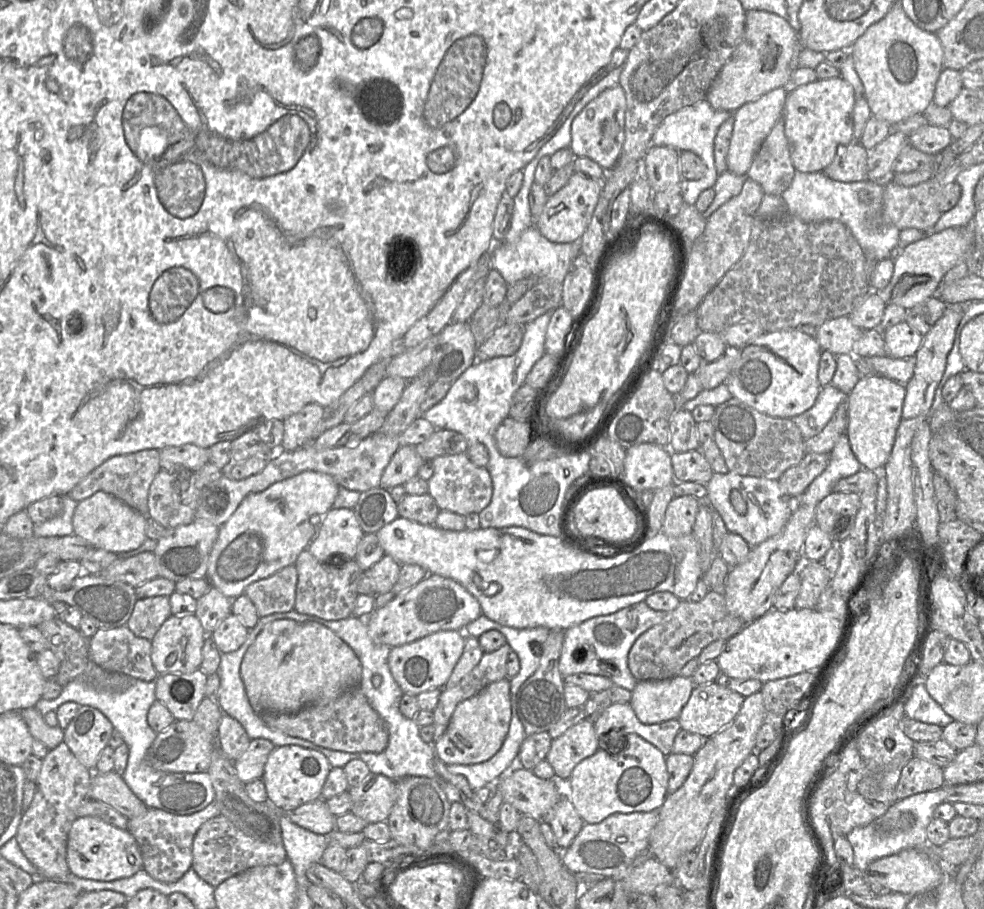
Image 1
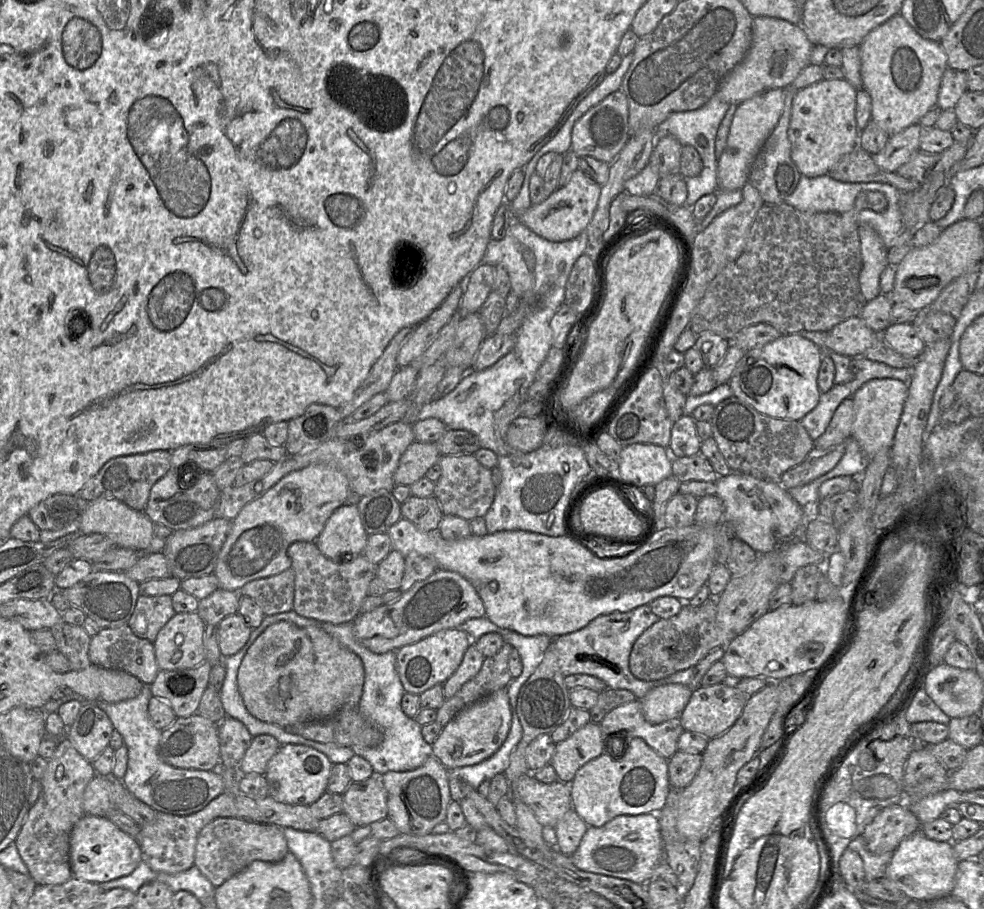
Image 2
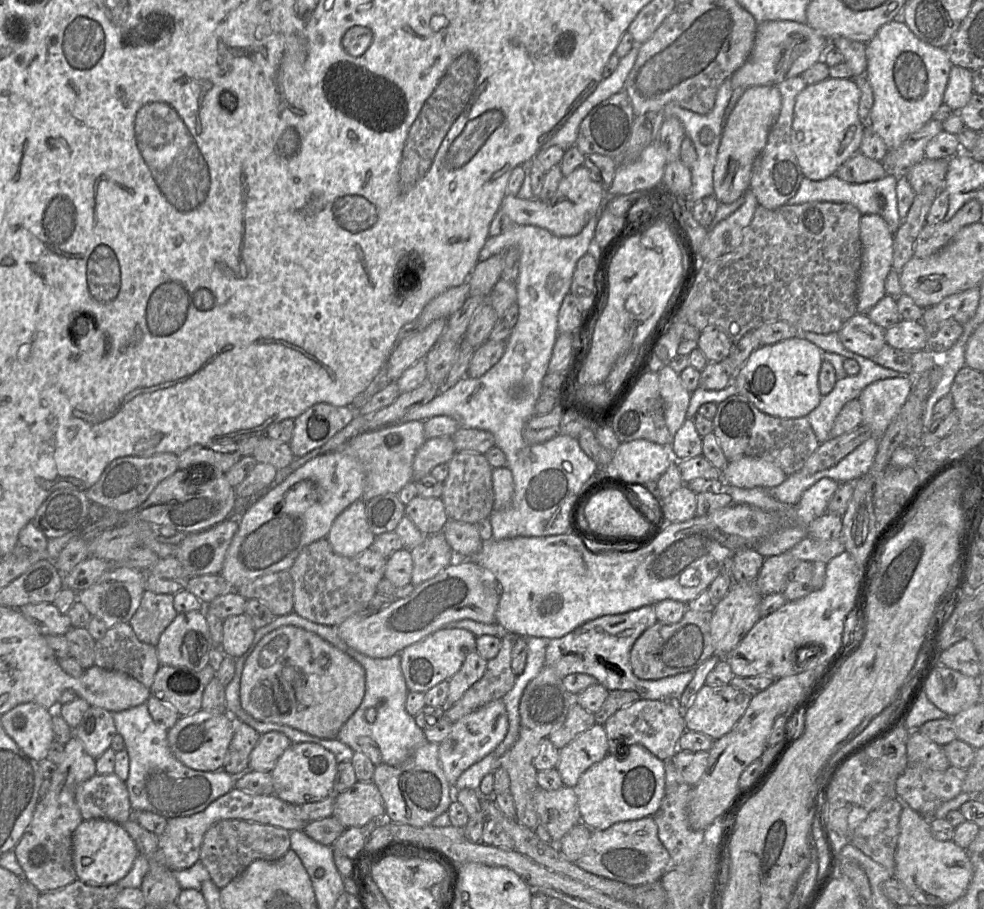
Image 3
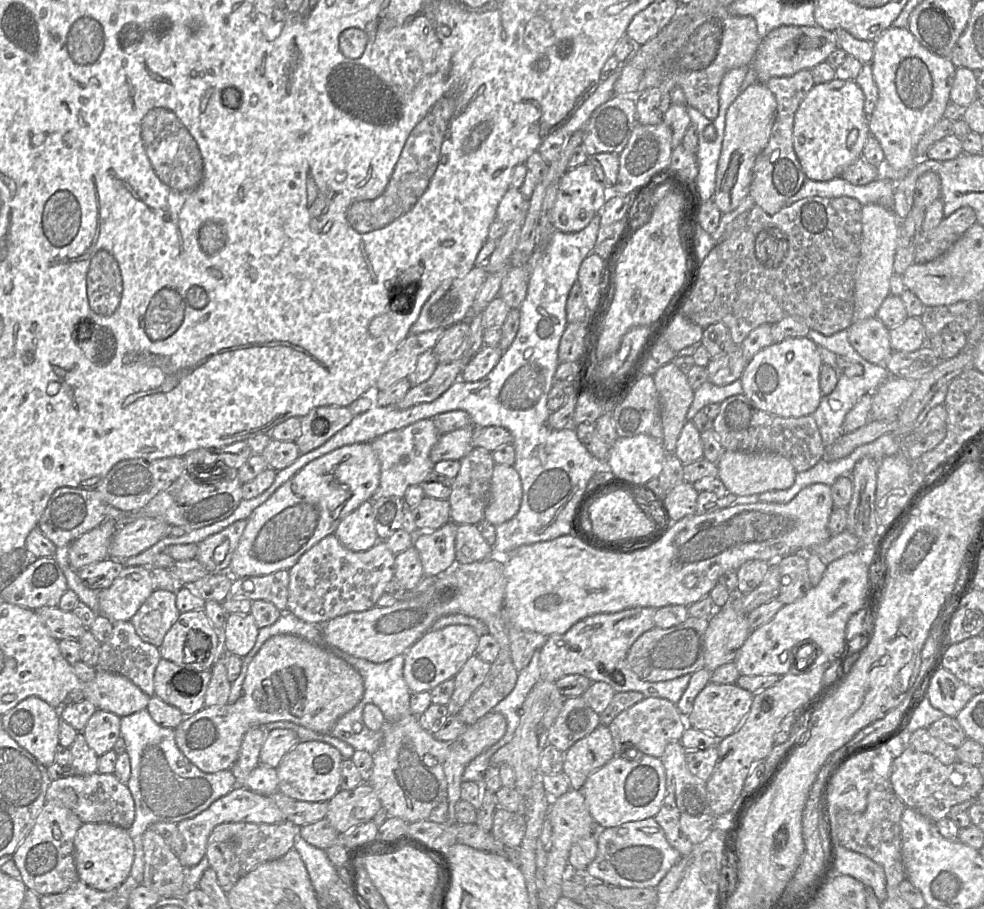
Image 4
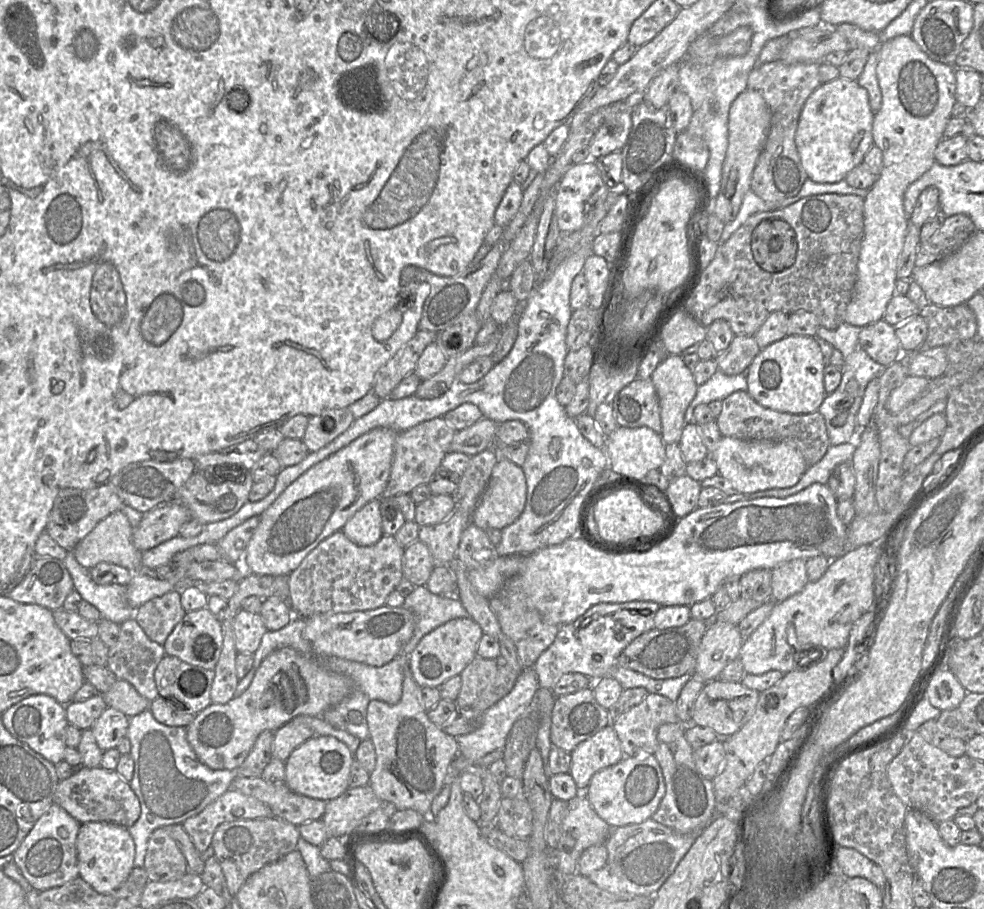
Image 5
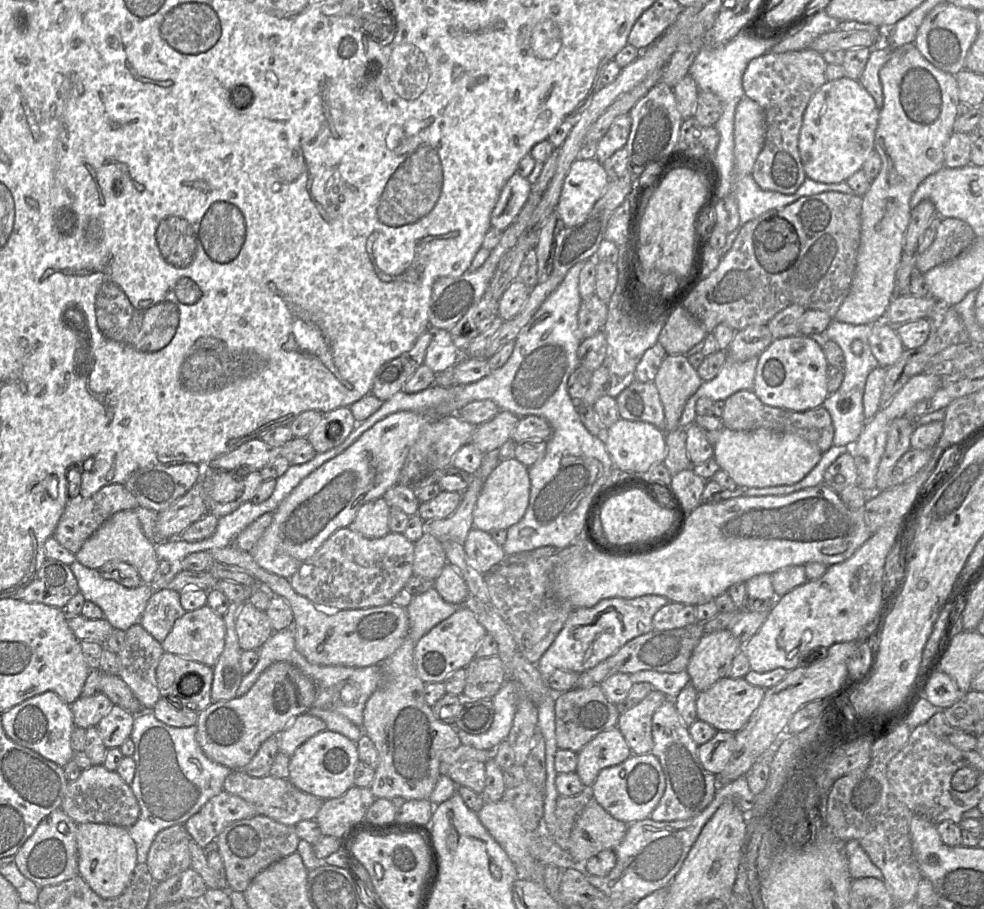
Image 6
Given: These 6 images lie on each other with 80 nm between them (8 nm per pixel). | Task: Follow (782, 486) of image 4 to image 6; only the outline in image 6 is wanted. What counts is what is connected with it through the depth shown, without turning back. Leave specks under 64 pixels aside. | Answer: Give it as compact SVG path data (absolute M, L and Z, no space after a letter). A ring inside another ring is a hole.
M723 427L714 444L713 458L720 469L723 469L734 480L738 488L764 488L793 485L801 481L820 461L822 454L818 448L802 437L765 428L750 431L736 431Z

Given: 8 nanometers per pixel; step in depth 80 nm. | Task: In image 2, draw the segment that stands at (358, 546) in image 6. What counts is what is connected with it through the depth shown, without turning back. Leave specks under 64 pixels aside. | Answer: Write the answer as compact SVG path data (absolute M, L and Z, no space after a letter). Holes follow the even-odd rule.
M315 541L291 544L288 555L295 574L293 610L297 614L333 624L353 622L356 619L363 600L368 596L369 584L377 577L376 564L364 555L333 561L320 552Z

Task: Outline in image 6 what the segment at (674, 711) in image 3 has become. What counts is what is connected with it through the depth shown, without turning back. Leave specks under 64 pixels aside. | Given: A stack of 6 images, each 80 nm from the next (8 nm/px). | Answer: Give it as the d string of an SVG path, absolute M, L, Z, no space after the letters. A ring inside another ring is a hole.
M652 690L640 703L619 716L617 728L633 755L651 753L653 748L652 717L667 696Z

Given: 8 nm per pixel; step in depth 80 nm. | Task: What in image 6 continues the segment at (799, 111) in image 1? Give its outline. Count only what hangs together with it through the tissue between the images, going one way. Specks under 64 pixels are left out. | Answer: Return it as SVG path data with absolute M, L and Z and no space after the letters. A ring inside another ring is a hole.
M842 77L827 81L812 96L803 115L798 148L806 176L815 182L838 184L846 182L853 174L863 169L864 163L875 152L875 135L880 109L875 100L858 80Z

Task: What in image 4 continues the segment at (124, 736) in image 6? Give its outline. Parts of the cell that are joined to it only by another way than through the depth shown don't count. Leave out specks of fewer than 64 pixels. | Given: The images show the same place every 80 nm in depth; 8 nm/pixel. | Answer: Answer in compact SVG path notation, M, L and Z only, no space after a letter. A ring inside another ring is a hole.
M97 709L82 731L87 744L100 757L114 748L120 737L121 717Z

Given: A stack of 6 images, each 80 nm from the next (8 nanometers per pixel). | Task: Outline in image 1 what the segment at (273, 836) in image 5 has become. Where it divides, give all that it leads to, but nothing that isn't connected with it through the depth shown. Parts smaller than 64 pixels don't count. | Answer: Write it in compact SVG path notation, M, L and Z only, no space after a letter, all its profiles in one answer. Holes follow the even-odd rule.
M223 815L213 817L203 823L197 831L192 845L192 869L214 888L249 868L279 865L286 859L287 853L283 843L271 844L255 840L244 834Z

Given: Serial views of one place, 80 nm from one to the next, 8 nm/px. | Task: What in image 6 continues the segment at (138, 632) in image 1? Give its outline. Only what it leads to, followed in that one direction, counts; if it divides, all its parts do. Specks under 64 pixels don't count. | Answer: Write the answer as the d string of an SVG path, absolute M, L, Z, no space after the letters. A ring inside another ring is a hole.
M170 589L154 591L139 618L138 623L159 643L165 640L174 622L186 612L180 604L179 593Z

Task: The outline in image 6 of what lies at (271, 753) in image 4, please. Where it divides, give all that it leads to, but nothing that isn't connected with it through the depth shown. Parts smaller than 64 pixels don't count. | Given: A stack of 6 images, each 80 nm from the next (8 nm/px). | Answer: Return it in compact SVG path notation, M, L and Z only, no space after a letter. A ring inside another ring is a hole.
M303 713L277 735L279 752L290 757L306 740L324 730L326 725L321 719Z

